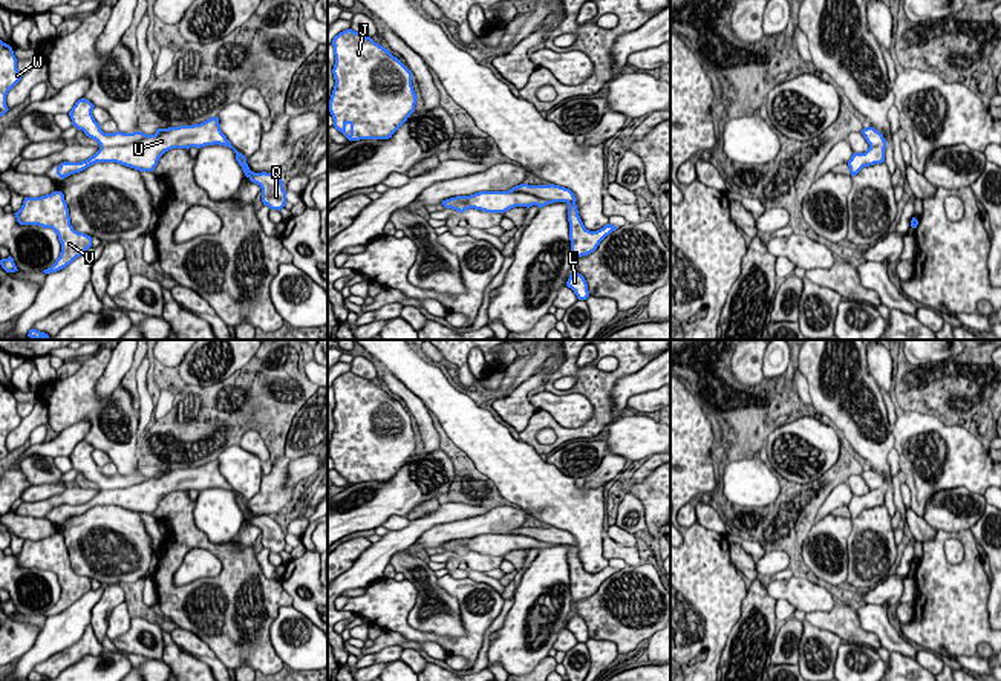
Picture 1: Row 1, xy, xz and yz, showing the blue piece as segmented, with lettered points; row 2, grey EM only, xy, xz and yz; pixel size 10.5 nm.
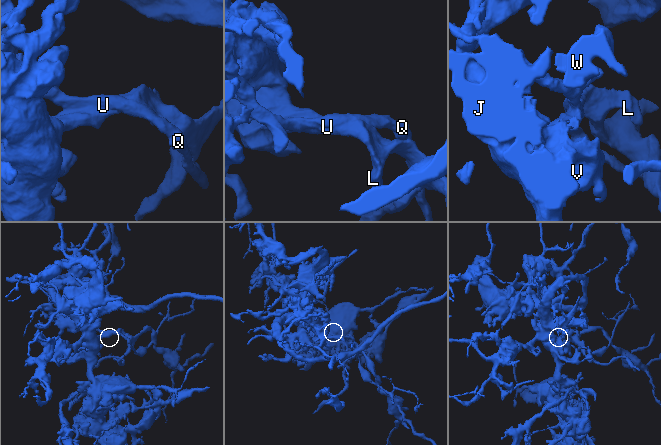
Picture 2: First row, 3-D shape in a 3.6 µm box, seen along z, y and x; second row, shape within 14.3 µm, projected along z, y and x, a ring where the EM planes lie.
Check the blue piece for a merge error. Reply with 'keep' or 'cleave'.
cleave

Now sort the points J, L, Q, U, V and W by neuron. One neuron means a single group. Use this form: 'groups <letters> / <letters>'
groups J L U V W / Q

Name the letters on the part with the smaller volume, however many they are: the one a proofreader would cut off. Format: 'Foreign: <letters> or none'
Foreign: Q

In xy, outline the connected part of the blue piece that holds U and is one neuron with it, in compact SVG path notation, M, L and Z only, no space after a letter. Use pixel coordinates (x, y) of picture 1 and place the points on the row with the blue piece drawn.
M210 118L201 124L171 127L159 135L126 144L99 147L99 150L81 162L61 162L57 174L64 179L80 173L96 162L116 162L139 171L153 171L159 158L171 148L190 148L205 145L225 145L234 148L220 130L219 118Z

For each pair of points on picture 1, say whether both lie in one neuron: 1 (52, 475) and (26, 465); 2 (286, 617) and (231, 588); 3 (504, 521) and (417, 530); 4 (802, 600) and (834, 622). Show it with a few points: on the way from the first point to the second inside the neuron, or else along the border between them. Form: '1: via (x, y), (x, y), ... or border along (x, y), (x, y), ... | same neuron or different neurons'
1: via (46, 472), (32, 467) | same neuron
2: border along (291, 605), (279, 609), (270, 628), (273, 648) | different neurons
3: border along (464, 519), (435, 524), (403, 550) | different neurons
4: border along (834, 603), (828, 611), (808, 611), (805, 614) | different neurons

